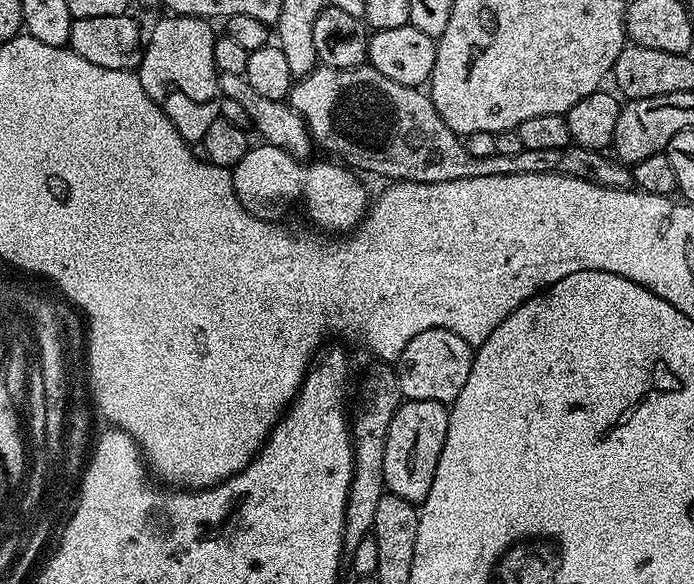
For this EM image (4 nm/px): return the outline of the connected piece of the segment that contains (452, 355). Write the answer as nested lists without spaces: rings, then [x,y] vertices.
[[[445,328],[426,330],[418,334],[402,350],[398,361],[398,379],[400,395],[404,400],[425,400],[451,406],[462,394],[462,386],[466,386],[466,378],[470,378],[470,366],[474,349],[458,334],[450,334]]]

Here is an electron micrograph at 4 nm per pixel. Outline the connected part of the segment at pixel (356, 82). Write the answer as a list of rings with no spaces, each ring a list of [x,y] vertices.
[[[317,66],[310,74],[299,77],[299,79],[293,83],[292,90],[286,97],[286,103],[306,122],[308,133],[312,136],[312,143],[317,149],[325,148],[326,151],[333,152],[333,154],[328,154],[339,158],[347,167],[353,170],[359,170],[361,173],[373,172],[376,176],[385,176],[385,181],[388,182],[409,180],[410,182],[426,182],[429,184],[430,182],[454,182],[458,178],[486,178],[487,176],[505,176],[506,174],[562,174],[570,178],[589,180],[598,186],[606,186],[607,188],[633,187],[631,167],[625,166],[621,161],[604,152],[591,152],[573,143],[568,144],[562,150],[526,150],[524,148],[522,154],[498,154],[495,152],[486,158],[478,158],[474,154],[470,154],[470,150],[466,150],[466,146],[460,135],[454,130],[450,130],[450,126],[446,126],[446,122],[442,122],[438,110],[434,110],[431,95],[429,95],[427,91],[421,90],[420,88],[402,86],[398,82],[390,82],[390,78],[386,78],[386,74],[378,74],[378,70],[374,70],[371,66],[361,66],[359,68],[326,68]]]

